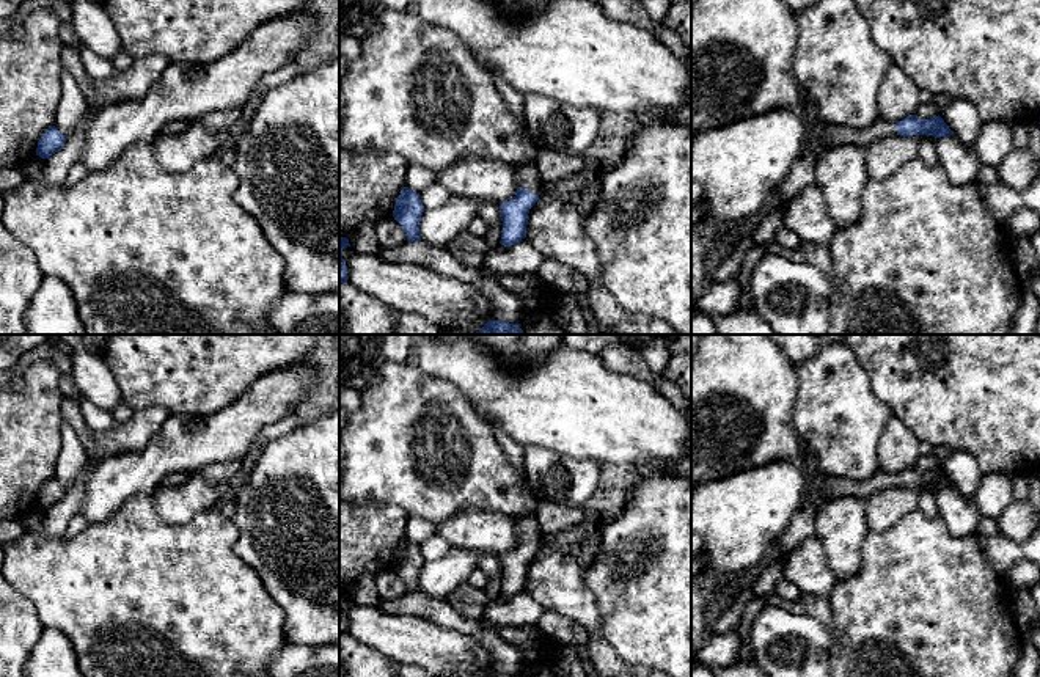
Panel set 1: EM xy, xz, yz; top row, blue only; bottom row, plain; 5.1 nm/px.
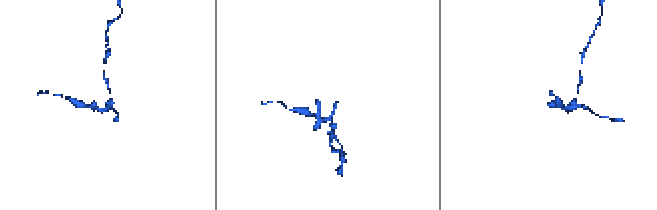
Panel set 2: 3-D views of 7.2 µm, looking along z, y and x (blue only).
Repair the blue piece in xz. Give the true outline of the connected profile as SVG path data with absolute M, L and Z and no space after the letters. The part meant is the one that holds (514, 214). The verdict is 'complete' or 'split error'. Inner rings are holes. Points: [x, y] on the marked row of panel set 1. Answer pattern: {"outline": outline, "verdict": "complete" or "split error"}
{"outline": "M520 163L514 170L518 176L518 190L514 198L500 204L503 221L500 243L504 247L515 245L526 237L528 214L539 199L542 187L534 163Z", "verdict": "split error"}

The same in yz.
{"outline": "M914 115L906 116L902 121L886 121L878 118L870 127L853 129L847 126L804 126L804 141L812 141L822 138L828 146L842 146L842 145L859 145L869 146L877 140L888 138L891 135L933 135L935 138L954 135L944 119L938 115L930 119L921 119Z", "verdict": "split error"}

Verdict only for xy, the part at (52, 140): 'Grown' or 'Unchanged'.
Unchanged

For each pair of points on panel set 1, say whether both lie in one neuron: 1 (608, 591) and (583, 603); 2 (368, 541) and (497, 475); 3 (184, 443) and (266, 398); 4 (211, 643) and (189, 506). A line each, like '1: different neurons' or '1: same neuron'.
1: different neurons
2: different neurons
3: same neuron
4: different neurons

